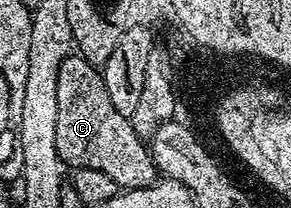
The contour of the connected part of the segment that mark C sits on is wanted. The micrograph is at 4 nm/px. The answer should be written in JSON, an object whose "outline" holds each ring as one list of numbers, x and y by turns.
{"outline":[[69,55,58,70,57,153,65,166,102,171,124,191,145,189,158,180,145,138,139,137,131,120,118,115,110,103,103,72,79,55]]}

